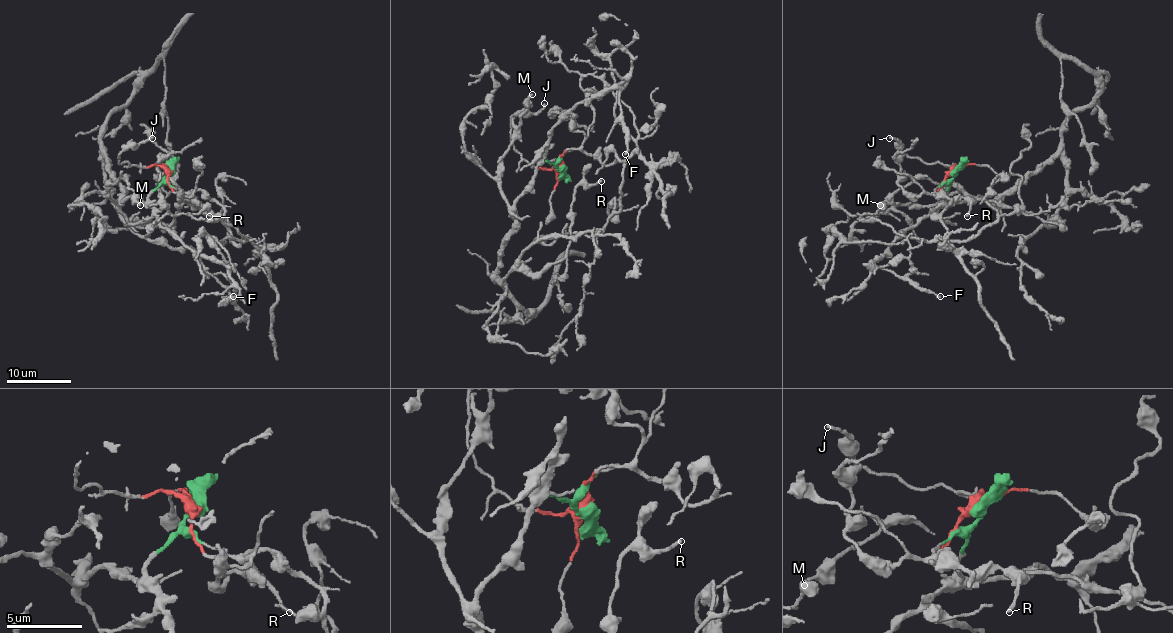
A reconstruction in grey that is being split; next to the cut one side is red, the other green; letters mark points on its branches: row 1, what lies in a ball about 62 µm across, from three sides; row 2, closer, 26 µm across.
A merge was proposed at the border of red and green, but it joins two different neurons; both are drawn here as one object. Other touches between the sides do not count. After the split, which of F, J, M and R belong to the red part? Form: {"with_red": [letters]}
{"with_red": ["J"]}

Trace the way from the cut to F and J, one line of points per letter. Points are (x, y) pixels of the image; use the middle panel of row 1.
F: (561, 167), (540, 158), (548, 142), (548, 132), (579, 103), (616, 88), (626, 134), (627, 148), (624, 155)
J: (561, 167), (532, 167), (510, 138), (511, 117), (531, 116), (544, 103)

